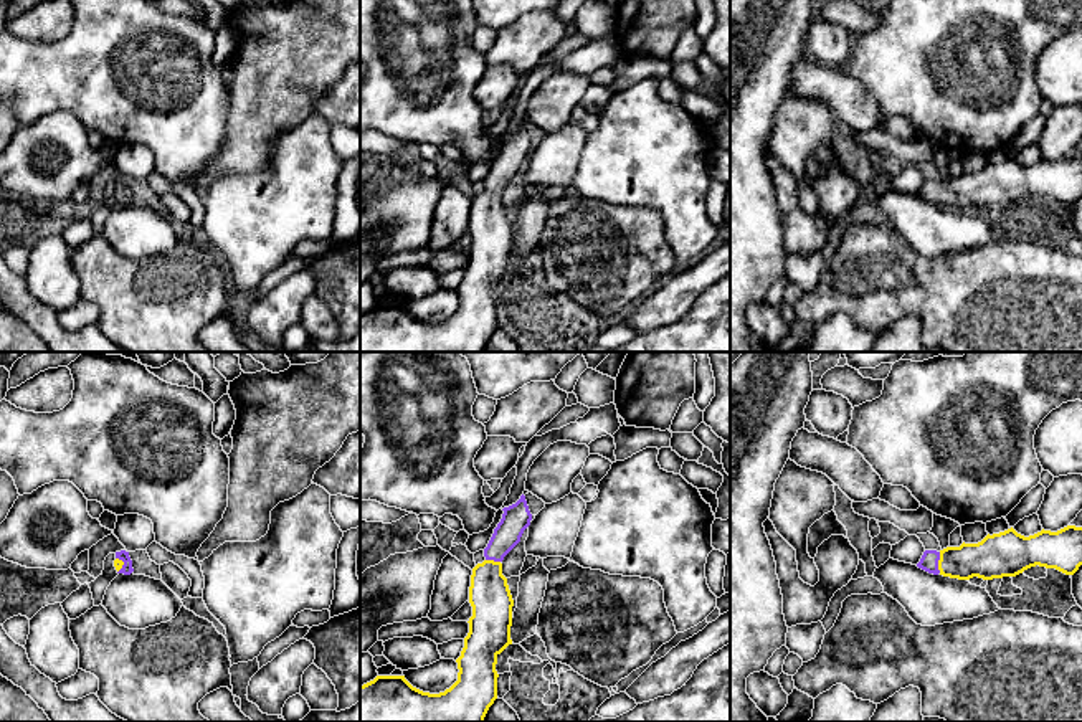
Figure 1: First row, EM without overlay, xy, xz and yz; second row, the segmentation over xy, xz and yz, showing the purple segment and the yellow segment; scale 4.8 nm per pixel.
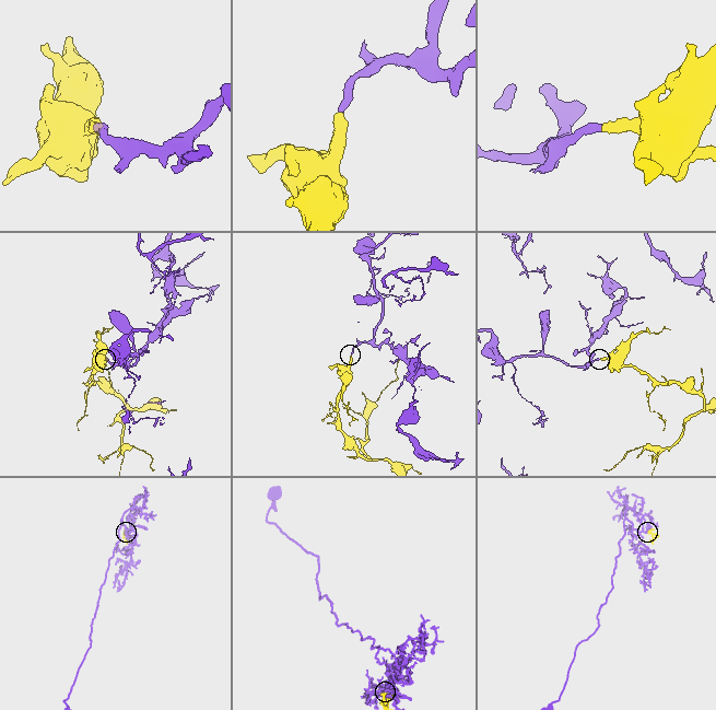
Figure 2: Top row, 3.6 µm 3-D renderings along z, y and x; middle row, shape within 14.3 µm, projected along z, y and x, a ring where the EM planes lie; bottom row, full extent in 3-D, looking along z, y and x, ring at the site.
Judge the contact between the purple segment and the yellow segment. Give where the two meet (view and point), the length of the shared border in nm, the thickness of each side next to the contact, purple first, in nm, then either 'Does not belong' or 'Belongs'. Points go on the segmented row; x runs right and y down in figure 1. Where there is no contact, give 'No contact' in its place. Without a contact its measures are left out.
Touches purple at yz (937, 562). Shared border 100 nm. Thickness 90 nm (purple) against 190 nm. Belongs

